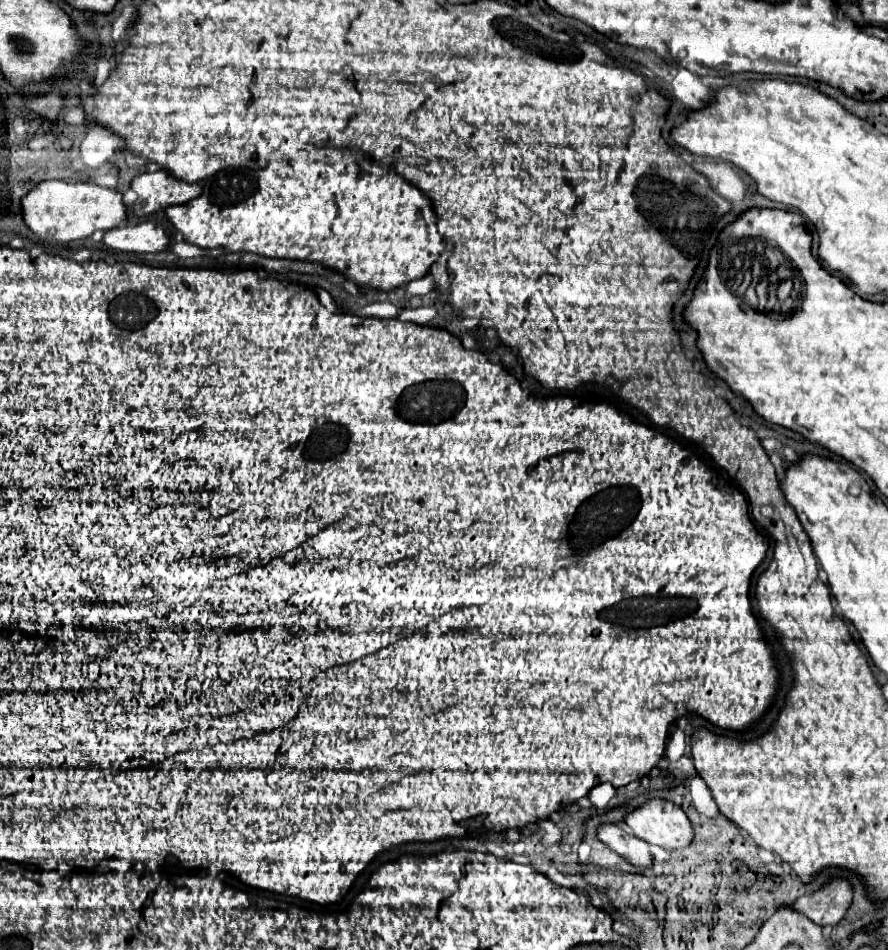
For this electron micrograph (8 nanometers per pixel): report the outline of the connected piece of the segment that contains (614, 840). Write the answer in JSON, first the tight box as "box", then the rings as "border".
{"box":[598,823,652,867],"border":[[[602,823],[598,827],[598,839],[636,867],[650,867],[652,863],[648,843],[628,833],[622,823]]]}

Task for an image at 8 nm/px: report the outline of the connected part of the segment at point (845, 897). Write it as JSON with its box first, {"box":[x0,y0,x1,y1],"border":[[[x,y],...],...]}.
{"box":[792,877,852,925],"border":[[[832,877],[810,895],[798,897],[792,907],[808,915],[818,925],[836,925],[852,905],[852,883],[844,877]]]}

